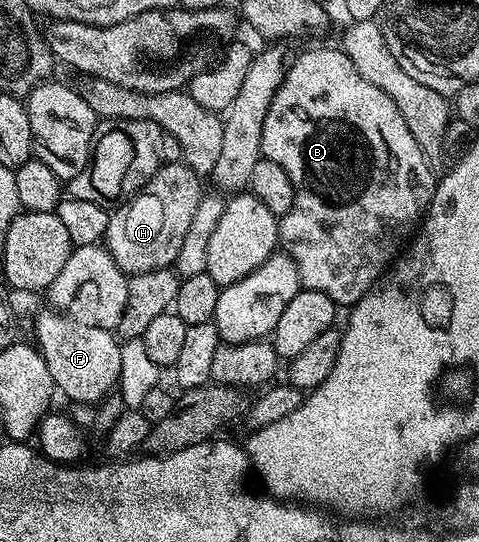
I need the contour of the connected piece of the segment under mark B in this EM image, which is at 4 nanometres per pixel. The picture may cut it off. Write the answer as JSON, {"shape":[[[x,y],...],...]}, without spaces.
{"shape":[[[340,48],[308,50],[297,62],[295,59],[289,65],[288,74],[278,88],[278,92],[266,112],[266,120],[262,124],[260,153],[263,157],[274,160],[274,164],[282,164],[286,176],[290,176],[290,184],[296,193],[290,212],[279,219],[279,245],[294,260],[294,264],[298,264],[301,287],[306,290],[317,290],[330,296],[330,300],[340,308],[355,306],[356,301],[371,286],[375,286],[380,281],[382,275],[389,269],[390,263],[397,257],[398,251],[409,241],[410,235],[423,219],[429,204],[432,203],[432,193],[436,191],[438,181],[437,175],[433,174],[431,168],[428,167],[428,161],[422,148],[418,148],[418,140],[414,140],[410,128],[406,128],[406,120],[402,116],[402,112],[398,112],[394,100],[390,100],[390,96],[386,96],[386,92],[382,92],[382,88],[374,88],[374,84],[370,84],[370,80],[363,78],[354,68],[352,61],[344,55],[343,49]]]}

